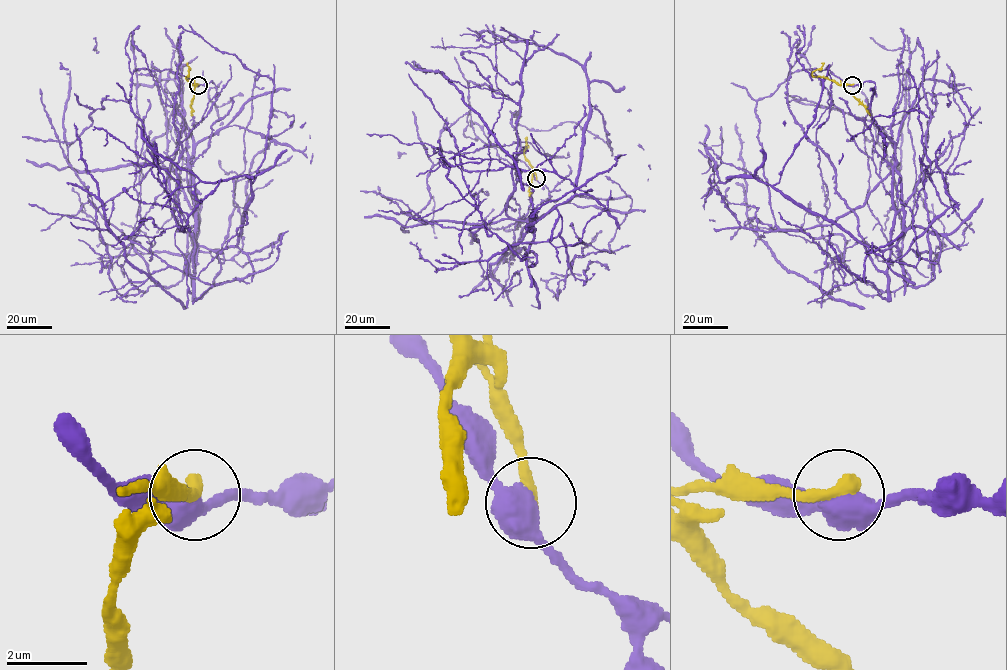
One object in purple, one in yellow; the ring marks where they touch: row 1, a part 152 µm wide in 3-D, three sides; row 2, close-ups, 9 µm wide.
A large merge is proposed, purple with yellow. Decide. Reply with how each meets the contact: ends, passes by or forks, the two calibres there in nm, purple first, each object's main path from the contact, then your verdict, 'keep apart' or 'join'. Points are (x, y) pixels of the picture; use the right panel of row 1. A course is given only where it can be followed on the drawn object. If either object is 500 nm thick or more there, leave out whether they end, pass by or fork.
purple passes by; yellow ends; calibres 480 and 380 nm; course purple (852, 85), (757, 101), (772, 213), (881, 180), (907, 284), (823, 237), (829, 97), (812, 127); course yellow (852, 85), (813, 76), (811, 73), (824, 63); join

